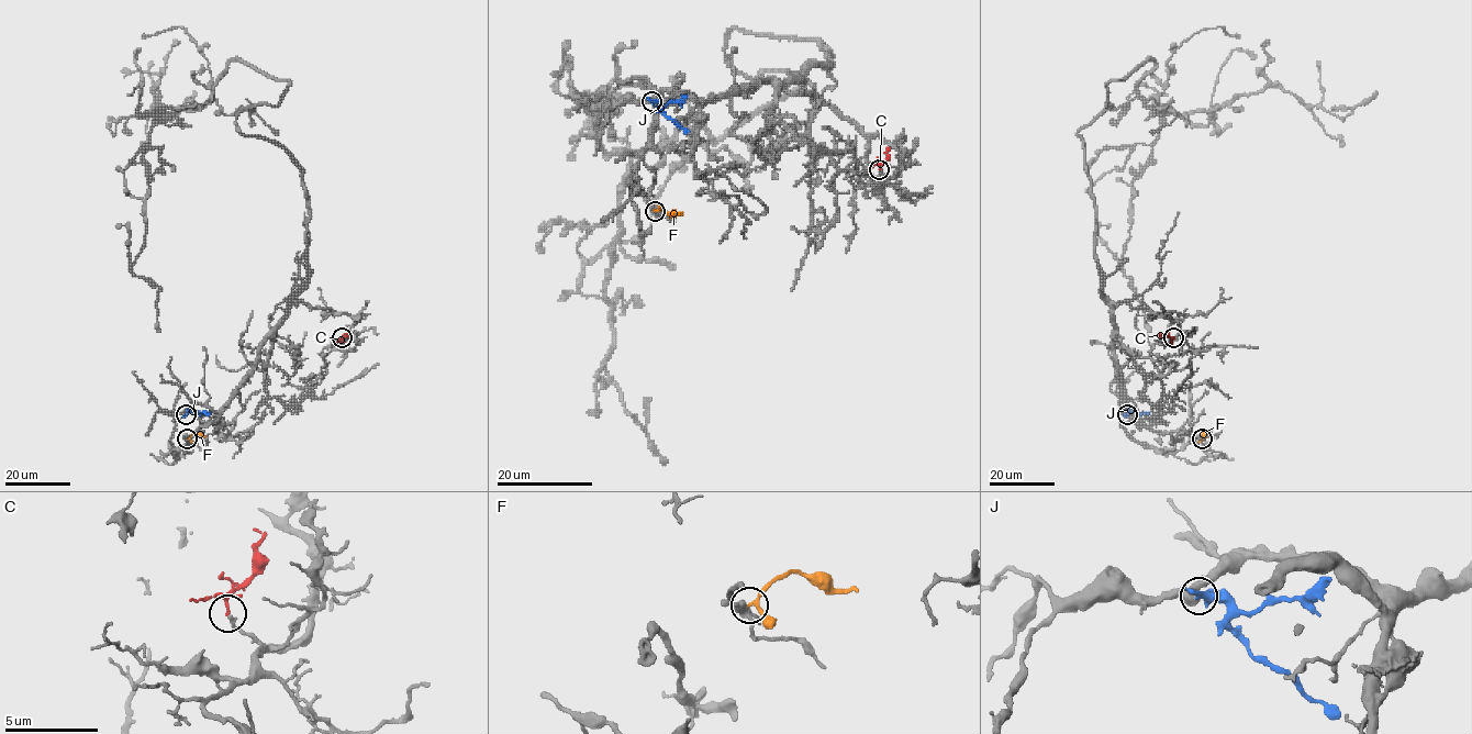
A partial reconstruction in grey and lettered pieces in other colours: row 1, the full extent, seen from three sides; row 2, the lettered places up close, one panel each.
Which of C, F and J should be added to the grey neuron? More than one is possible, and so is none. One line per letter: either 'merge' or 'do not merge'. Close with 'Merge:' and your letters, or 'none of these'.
C: merge
F: do not merge
J: do not merge
Merge: C

